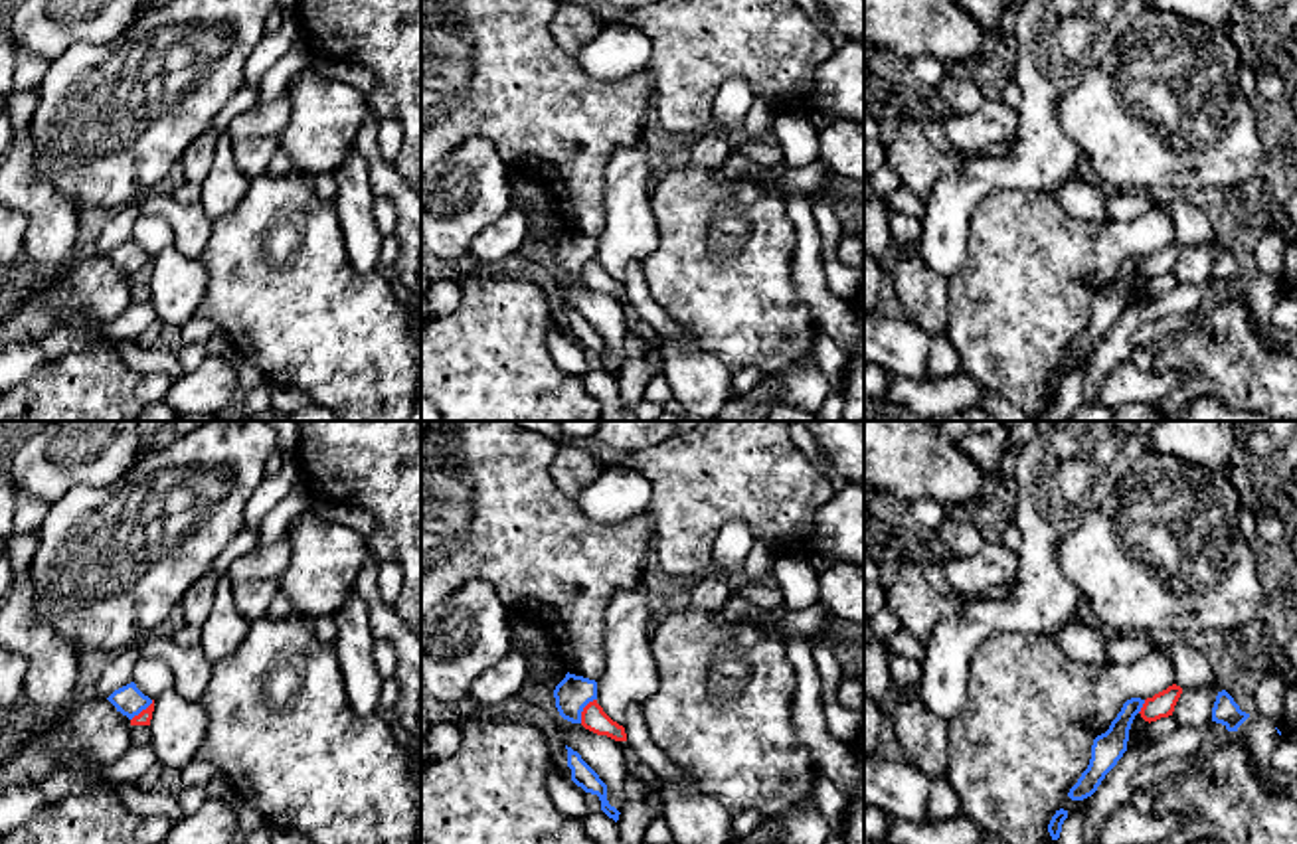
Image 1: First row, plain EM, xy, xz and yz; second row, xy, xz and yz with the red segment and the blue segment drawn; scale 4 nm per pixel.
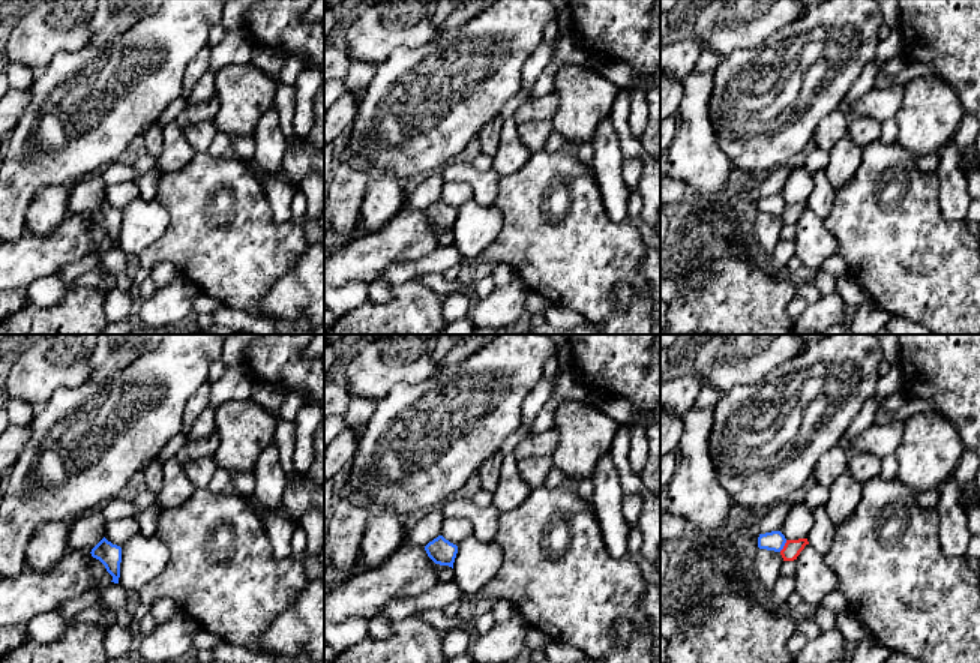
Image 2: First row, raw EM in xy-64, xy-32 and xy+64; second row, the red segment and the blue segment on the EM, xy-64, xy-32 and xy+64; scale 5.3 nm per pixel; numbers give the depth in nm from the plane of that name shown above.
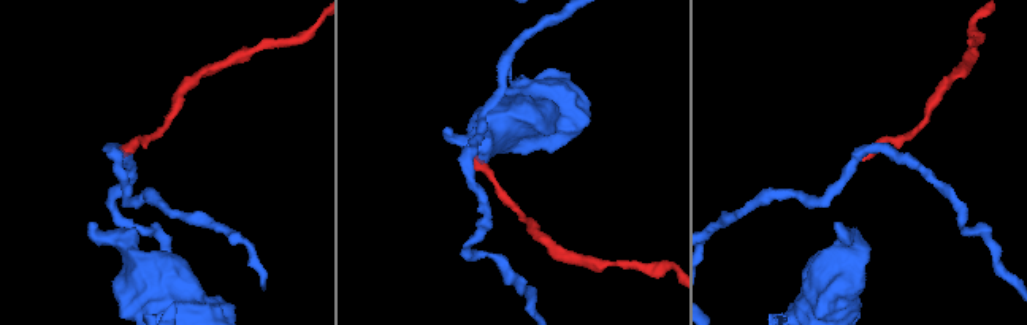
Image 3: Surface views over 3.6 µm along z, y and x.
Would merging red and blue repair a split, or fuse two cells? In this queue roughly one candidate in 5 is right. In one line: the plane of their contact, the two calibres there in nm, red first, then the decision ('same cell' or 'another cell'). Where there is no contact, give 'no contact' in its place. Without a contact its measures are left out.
meets red in xz; 100 nm thick on the red side, 150 nm on the other; another cell

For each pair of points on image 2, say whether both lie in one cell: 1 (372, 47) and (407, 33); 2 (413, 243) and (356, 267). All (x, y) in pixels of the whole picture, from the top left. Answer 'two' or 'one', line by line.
1: one
2: one

